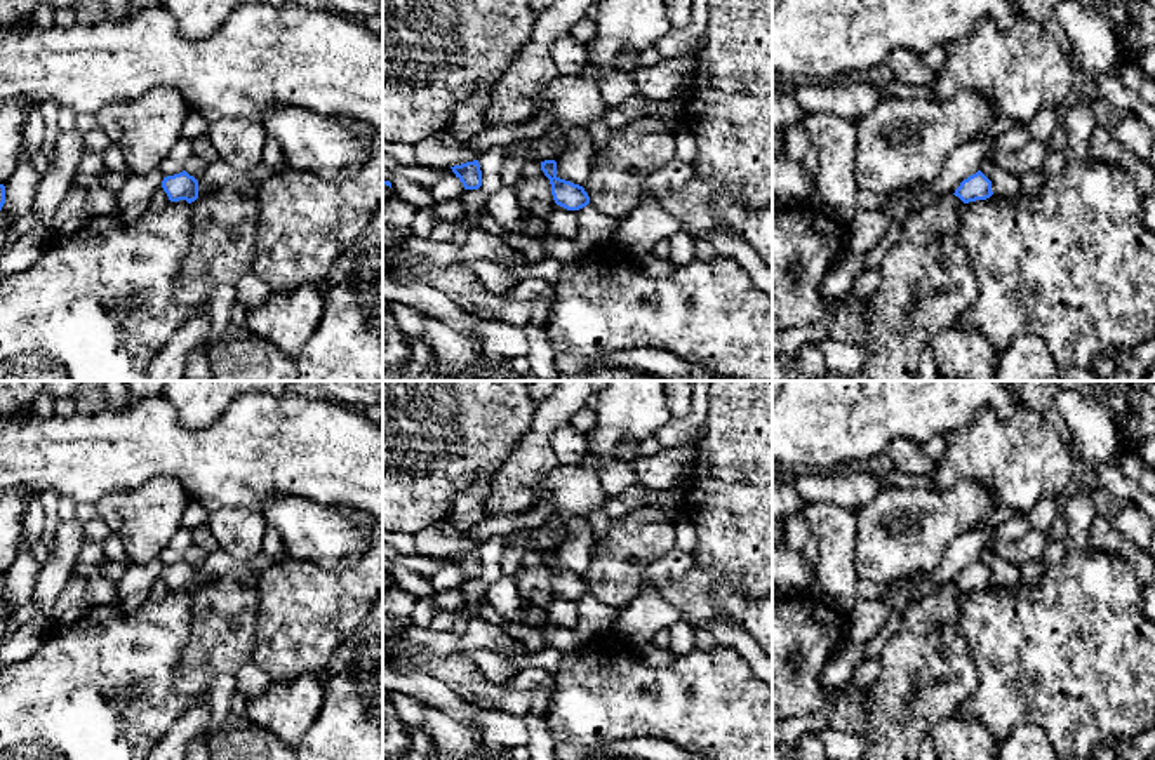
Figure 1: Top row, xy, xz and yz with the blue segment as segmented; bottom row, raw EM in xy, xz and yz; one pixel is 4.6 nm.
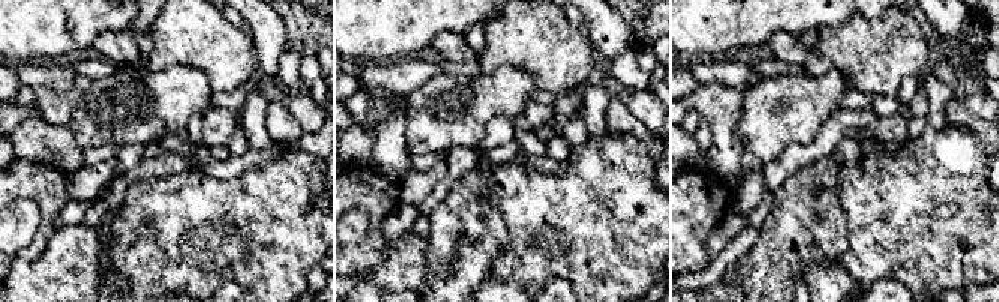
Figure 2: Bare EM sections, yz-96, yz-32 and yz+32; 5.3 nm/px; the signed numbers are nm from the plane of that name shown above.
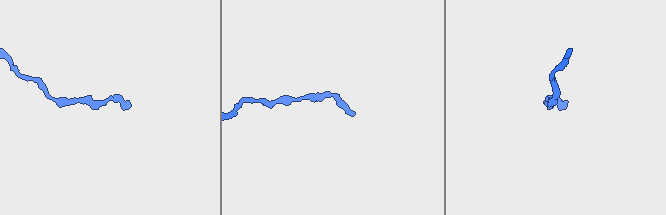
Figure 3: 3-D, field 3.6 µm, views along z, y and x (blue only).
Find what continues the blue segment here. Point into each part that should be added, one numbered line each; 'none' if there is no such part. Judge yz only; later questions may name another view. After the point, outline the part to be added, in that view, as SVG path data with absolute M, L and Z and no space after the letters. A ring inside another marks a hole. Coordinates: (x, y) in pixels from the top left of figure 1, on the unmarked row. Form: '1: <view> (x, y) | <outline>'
none

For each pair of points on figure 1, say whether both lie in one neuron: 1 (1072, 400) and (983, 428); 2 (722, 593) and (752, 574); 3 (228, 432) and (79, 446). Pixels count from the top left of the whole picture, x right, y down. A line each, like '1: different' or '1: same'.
1: different
2: different
3: same

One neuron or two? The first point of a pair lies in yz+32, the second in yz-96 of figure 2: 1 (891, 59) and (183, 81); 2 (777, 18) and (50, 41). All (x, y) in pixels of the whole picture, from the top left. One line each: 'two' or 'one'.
1: two
2: one

